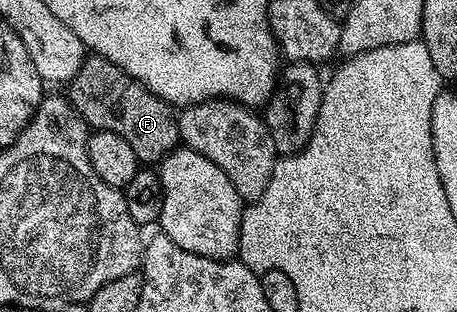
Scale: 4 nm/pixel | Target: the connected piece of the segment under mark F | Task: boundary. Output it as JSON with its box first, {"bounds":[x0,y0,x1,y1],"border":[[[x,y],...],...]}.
{"bounds":[67,57,181,163],"border":[[[86,57],[77,75],[68,83],[67,90],[69,101],[86,127],[115,132],[115,136],[127,140],[138,163],[160,163],[162,158],[178,149],[181,133],[177,127],[178,115],[174,107],[164,102],[158,94],[152,94],[139,80],[123,72],[123,68],[111,64],[111,60]]]}

